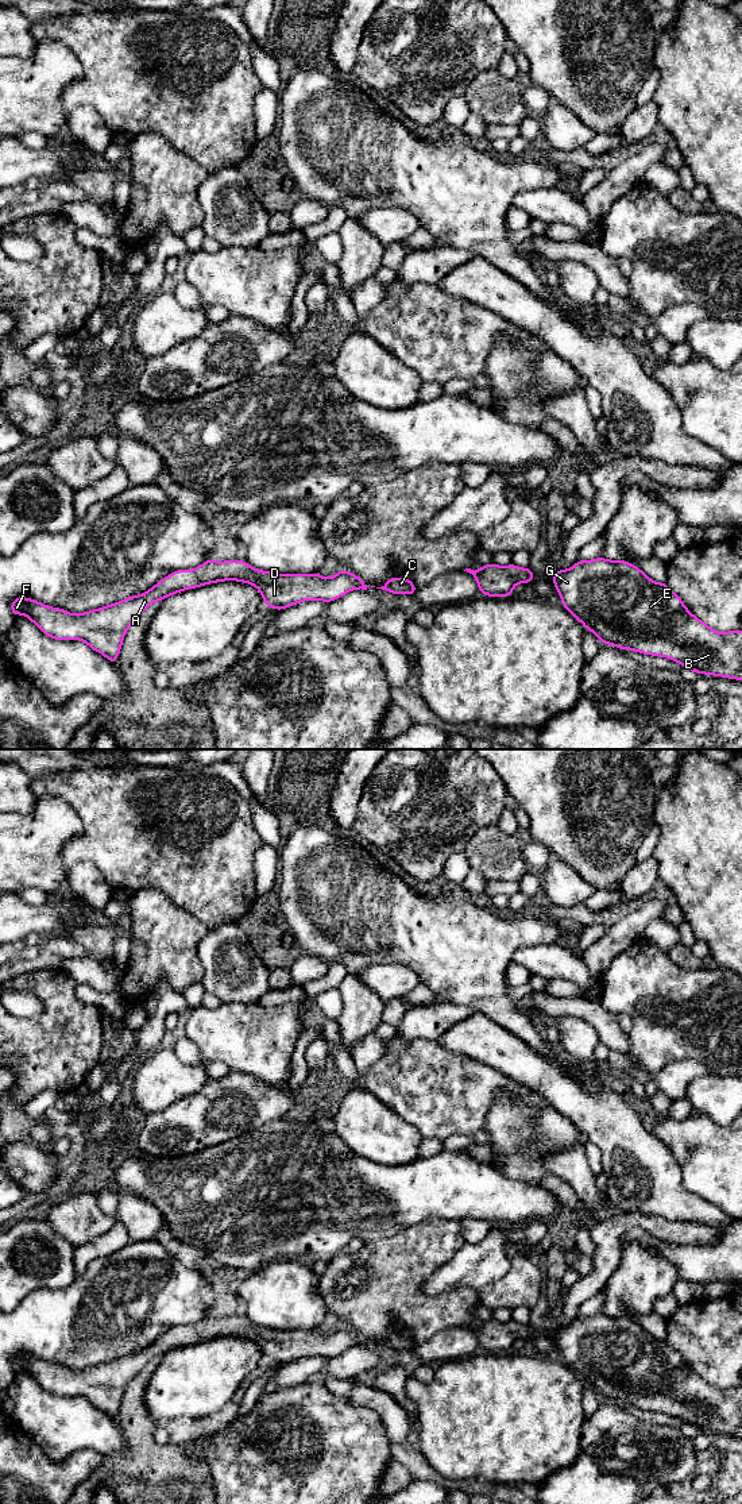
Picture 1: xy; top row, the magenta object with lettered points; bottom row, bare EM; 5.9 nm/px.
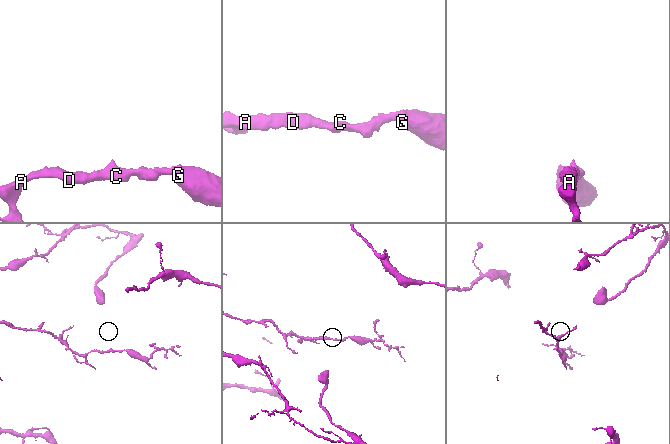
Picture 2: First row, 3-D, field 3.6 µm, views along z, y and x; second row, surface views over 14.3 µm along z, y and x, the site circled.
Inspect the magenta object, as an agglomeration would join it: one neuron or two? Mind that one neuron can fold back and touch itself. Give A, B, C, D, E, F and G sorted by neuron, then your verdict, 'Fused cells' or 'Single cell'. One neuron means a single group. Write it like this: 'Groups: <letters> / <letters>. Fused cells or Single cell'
Groups: A B C D E F G. Single cell

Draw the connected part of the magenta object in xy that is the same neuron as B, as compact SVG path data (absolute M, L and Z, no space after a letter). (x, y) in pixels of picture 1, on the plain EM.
M577 1316L568 1326L557 1326L552 1333L561 1353L563 1362L580 1377L587 1387L594 1388L603 1400L619 1405L633 1405L639 1409L662 1412L683 1420L697 1430L724 1432L742 1436L742 1387L715 1388L695 1373L666 1339L652 1337L637 1322L625 1316Z

